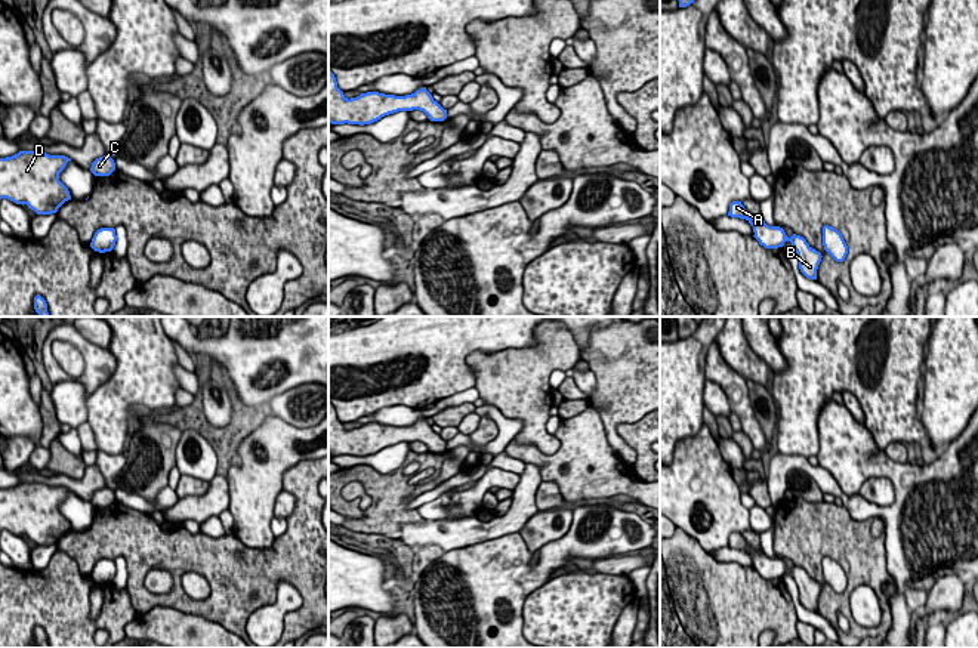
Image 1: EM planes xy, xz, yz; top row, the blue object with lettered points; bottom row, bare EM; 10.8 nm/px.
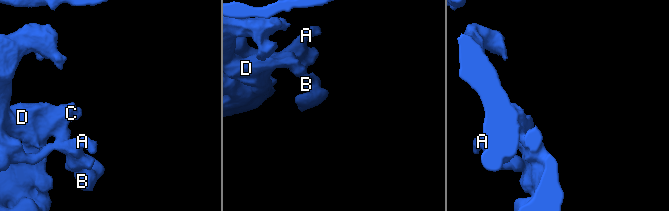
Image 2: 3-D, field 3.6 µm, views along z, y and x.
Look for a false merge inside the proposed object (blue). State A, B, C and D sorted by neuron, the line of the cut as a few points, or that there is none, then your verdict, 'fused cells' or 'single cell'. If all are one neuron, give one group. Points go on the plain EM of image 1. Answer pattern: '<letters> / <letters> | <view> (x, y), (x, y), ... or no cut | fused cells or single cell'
A B C D | no cut | single cell

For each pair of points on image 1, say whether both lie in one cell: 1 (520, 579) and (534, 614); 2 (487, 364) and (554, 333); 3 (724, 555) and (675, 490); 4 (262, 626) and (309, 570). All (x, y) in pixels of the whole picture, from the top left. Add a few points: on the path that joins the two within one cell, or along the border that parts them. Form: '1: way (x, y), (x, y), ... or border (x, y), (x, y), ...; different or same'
1: border (551, 579), (527, 596), (523, 607), (521, 630); different
2: way (505, 364), (525, 364), (539, 351); same
3: border (727, 546), (722, 546), (712, 555); different
4: border (280, 579), (290, 583), (302, 599), (283, 620); different

